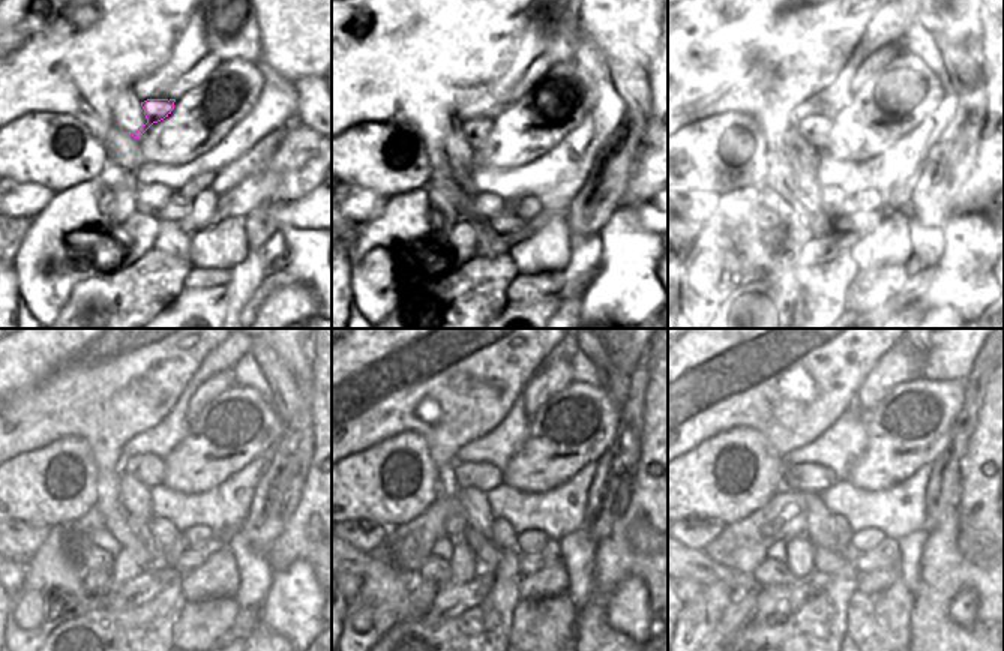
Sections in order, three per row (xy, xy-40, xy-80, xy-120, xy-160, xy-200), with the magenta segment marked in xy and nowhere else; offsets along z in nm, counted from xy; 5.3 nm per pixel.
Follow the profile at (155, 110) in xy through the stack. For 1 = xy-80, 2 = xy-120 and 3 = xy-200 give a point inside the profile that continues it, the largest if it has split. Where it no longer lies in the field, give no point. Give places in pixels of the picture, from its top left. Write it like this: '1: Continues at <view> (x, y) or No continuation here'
1: Continues at xy-80 (817, 135)
2: Continues at xy-120 (150, 473)
3: Continues at xy-200 (815, 479).

